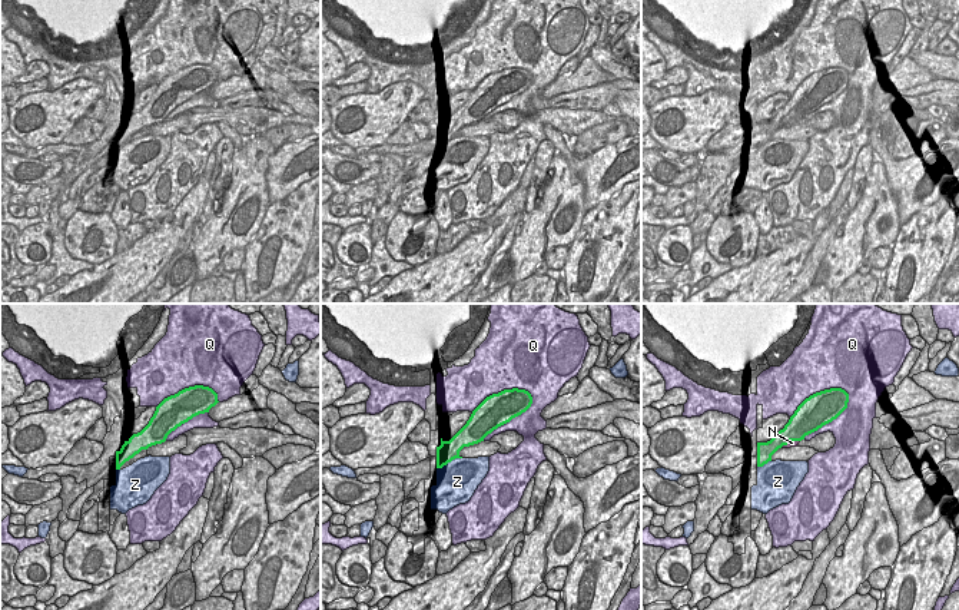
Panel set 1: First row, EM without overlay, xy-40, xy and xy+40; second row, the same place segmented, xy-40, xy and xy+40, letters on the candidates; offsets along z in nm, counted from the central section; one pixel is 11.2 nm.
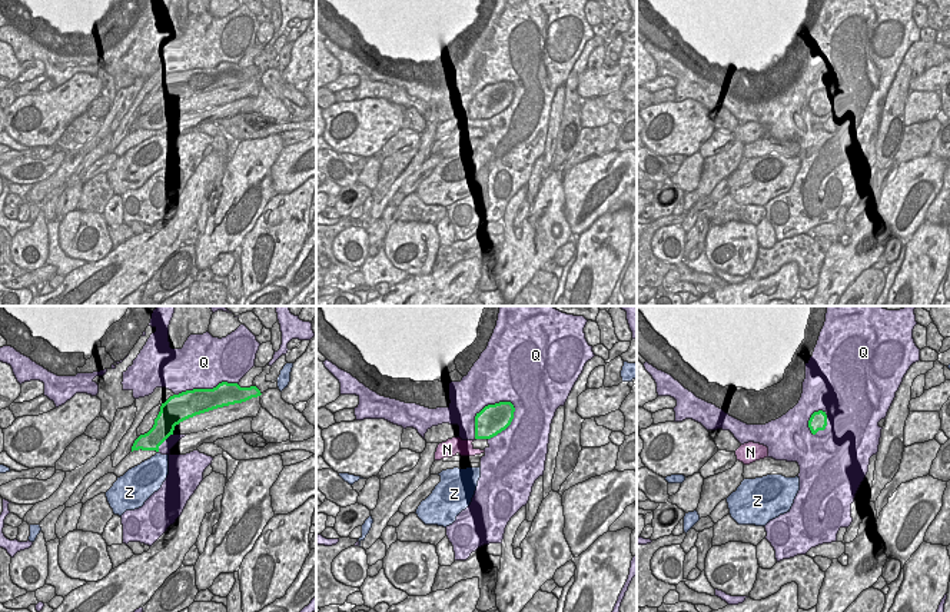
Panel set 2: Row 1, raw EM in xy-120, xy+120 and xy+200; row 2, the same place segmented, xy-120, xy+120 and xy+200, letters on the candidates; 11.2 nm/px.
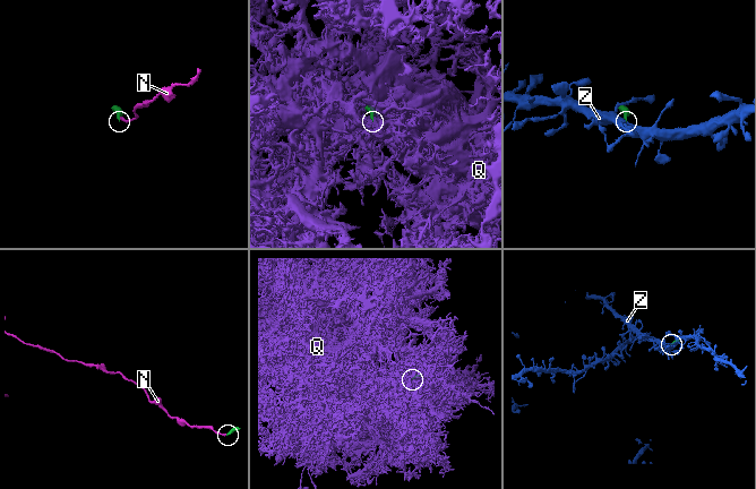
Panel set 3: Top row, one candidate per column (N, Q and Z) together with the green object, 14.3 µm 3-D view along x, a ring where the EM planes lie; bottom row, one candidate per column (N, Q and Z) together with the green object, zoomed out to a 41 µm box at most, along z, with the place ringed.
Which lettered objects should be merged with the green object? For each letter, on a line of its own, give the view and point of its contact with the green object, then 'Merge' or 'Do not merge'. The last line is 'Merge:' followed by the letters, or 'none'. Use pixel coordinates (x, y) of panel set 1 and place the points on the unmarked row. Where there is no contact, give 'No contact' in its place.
N: Touches green at xy+40 (789, 120). Do not merge
Q: Touches green at xy (514, 96). Do not merge
Z: Touches green at xy (448, 141). Do not merge
Merge: none.

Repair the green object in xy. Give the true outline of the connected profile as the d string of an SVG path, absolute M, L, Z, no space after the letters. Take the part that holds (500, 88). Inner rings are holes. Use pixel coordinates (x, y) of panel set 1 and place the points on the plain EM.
M518 67L487 76L449 120L441 117L441 125L437 126L437 147L442 147L455 137L462 137L459 130L464 126L484 120L494 109L525 92L531 83L531 73Z

